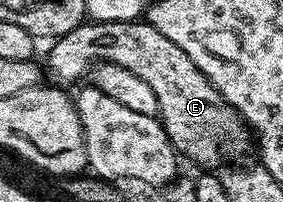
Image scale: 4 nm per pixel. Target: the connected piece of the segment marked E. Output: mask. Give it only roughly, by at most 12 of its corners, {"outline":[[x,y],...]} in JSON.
{"outline":[[146,20],[55,39],[53,83],[113,62],[150,84],[177,155],[216,168],[251,145],[240,113]]}

